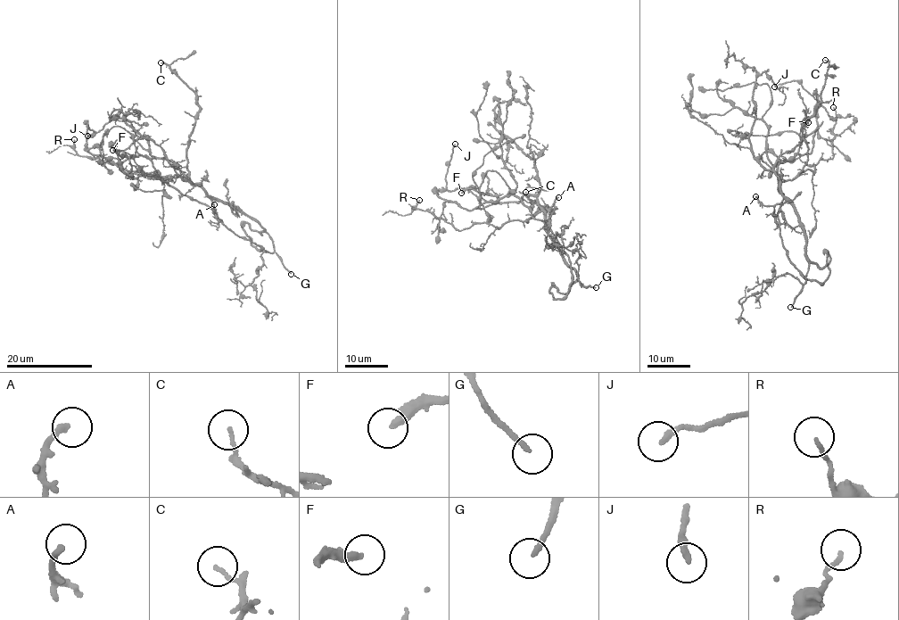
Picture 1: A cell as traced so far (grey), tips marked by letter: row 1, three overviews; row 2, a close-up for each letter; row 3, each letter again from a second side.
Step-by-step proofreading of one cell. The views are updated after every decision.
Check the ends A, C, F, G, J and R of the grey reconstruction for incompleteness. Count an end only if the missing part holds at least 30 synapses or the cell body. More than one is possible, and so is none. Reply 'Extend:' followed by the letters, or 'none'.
Extend: A, C, G

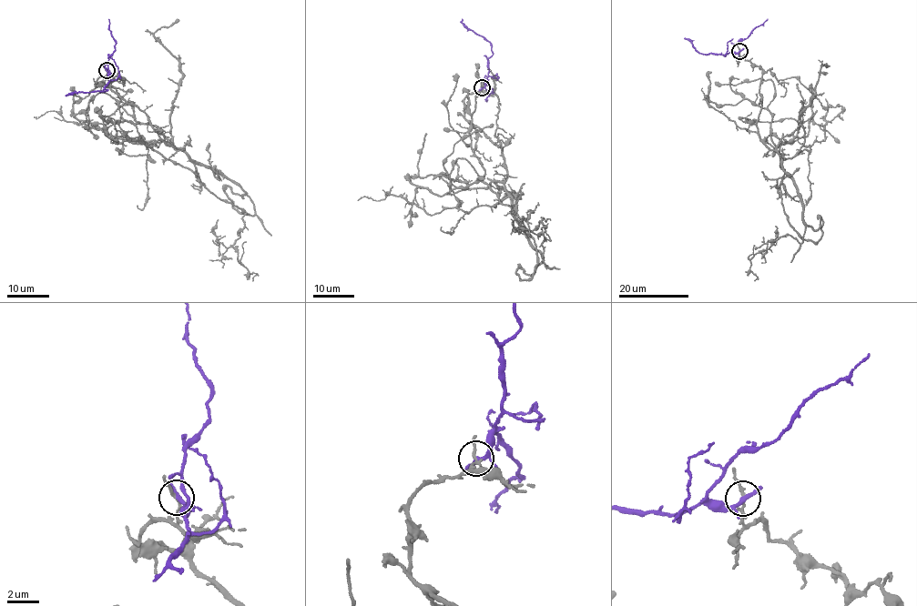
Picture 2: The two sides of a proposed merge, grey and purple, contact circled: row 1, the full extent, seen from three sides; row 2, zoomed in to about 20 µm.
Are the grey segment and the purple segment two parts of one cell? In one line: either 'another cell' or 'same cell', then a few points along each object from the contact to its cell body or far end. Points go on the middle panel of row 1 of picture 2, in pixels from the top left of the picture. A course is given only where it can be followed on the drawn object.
another cell; course grey (481, 87), (464, 98), (464, 116), (502, 148), (513, 208), (485, 184), (471, 145), (449, 125), (456, 73); course purple (481, 87), (488, 75), (488, 58), (493, 53), (490, 43), (469, 29), (462, 22), (463, 19)

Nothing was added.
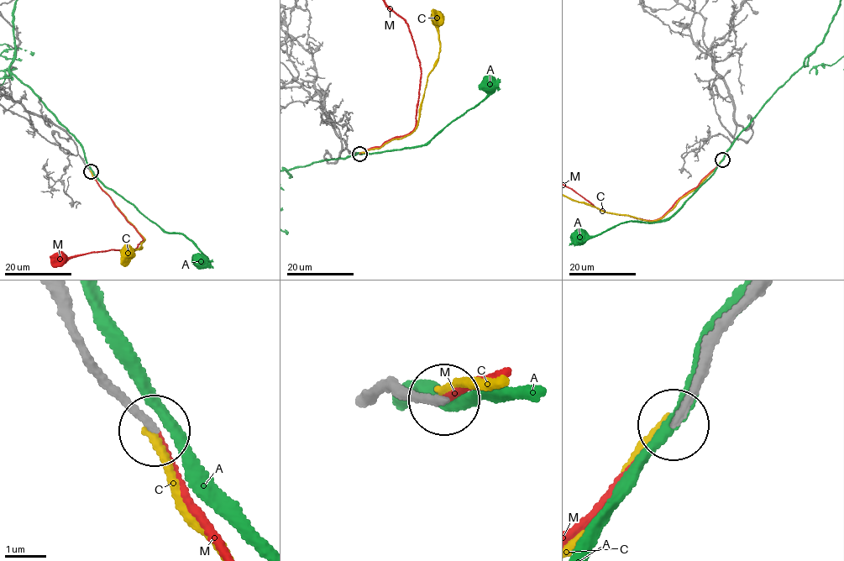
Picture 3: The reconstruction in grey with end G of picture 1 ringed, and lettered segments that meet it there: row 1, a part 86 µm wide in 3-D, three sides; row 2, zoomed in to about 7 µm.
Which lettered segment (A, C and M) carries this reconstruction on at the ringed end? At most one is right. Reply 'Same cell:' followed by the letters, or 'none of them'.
Same cell: M

